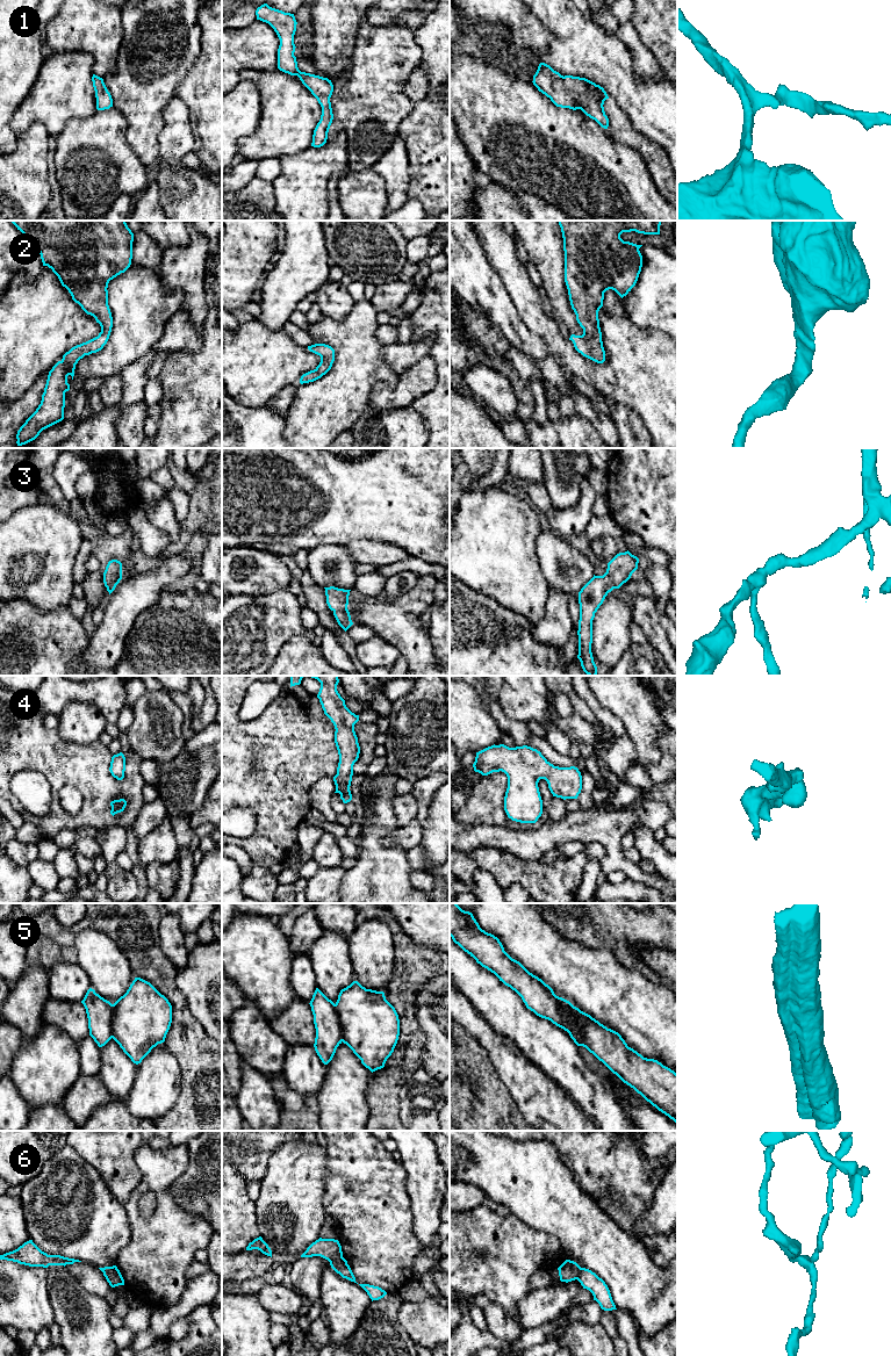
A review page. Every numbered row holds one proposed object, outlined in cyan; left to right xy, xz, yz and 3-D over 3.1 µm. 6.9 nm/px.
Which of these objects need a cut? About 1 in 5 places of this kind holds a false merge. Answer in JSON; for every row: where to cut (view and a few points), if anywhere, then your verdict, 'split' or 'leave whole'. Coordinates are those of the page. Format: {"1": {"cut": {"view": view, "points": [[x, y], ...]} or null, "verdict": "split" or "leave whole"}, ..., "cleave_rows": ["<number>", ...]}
{"1": {"cut": null, "verdict": "leave whole"}, "2": {"cut": null, "verdict": "leave whole"}, "3": {"cut": null, "verdict": "leave whole"}, "4": {"cut": null, "verdict": "leave whole"}, "5": {"cut": null, "verdict": "leave whole"}, "6": {"cut": {"view": "xz", "points": [[343, 1257], [330, 1263]]}, "verdict": "split"}, "cleave_rows": ["6"]}

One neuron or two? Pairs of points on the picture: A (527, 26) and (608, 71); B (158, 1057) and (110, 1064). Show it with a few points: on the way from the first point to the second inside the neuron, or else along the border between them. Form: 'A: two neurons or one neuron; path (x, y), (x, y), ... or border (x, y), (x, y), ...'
A: two neurons; border (534, 16), (551, 34), (550, 45), (539, 57)
B: two neurons; border (137, 1065), (135, 1081), (129, 1091)

